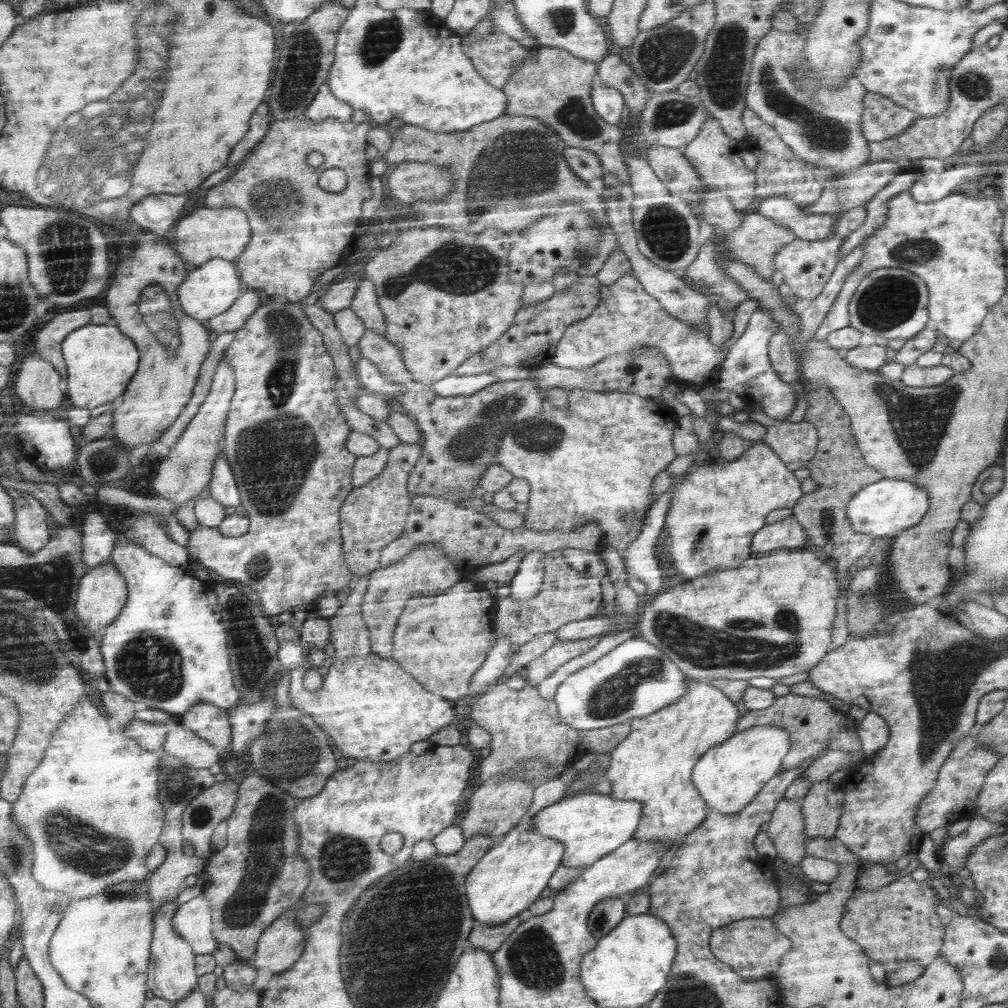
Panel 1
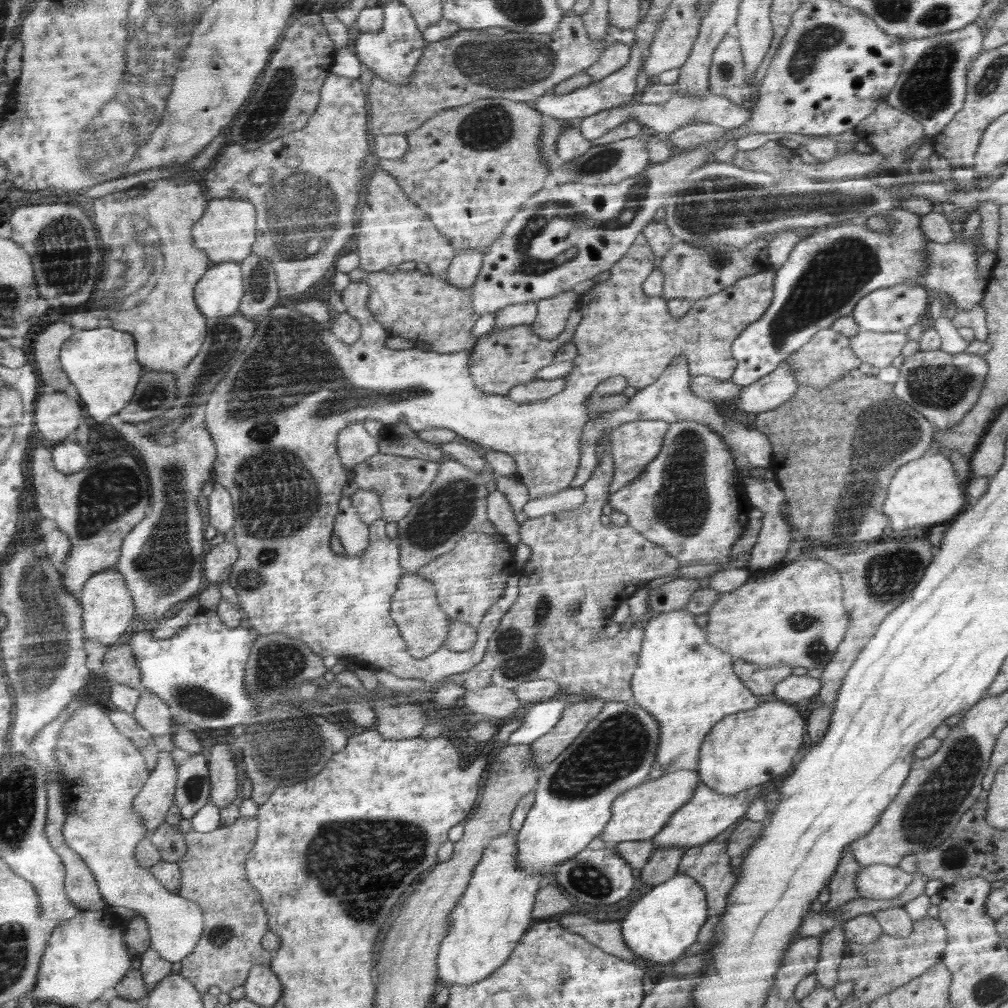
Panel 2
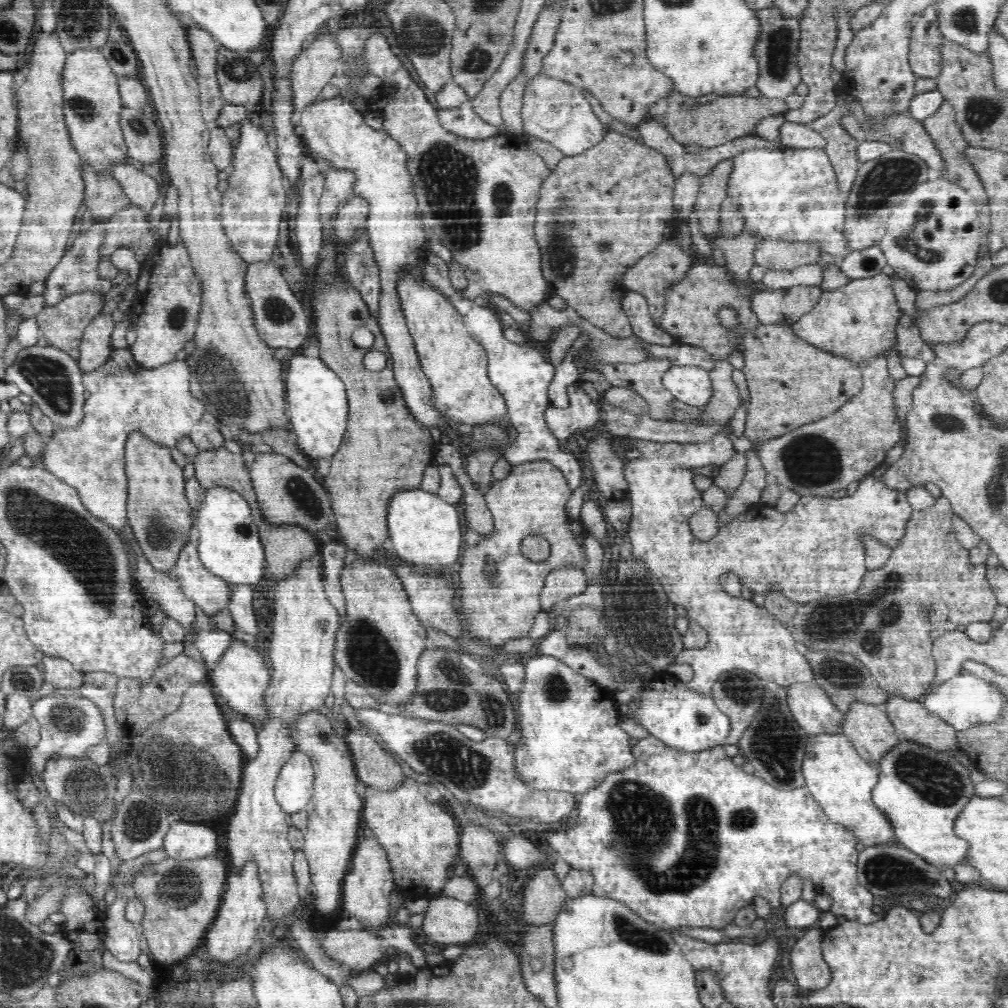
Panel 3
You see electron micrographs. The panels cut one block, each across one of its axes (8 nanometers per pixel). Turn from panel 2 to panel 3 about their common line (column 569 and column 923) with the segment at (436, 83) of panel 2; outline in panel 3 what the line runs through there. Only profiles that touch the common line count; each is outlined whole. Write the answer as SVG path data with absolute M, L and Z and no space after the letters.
M927 6L914 22L910 32L910 46L908 46L908 62L916 78L934 78L942 72L942 53L945 38L942 36L939 26L936 24L935 9Z

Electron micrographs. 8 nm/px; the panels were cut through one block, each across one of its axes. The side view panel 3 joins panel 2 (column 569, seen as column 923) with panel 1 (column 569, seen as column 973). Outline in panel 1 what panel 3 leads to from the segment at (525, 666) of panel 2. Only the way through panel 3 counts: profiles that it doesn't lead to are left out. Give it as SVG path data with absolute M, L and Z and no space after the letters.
M554 550L554 551L545 553L544 578L542 581L542 587L540 587L540 591L538 591L538 593L536 593L536 595L534 595L532 599L528 599L526 601L516 601L516 599L512 599L512 597L510 596L506 598L498 599L498 609L496 609L496 620L495 620L496 631L495 632L497 635L501 635L502 637L507 637L507 640L510 642L510 651L512 654L512 659L513 659L513 655L515 655L519 651L519 648L521 646L524 646L524 644L530 642L530 640L532 640L534 636L545 635L546 632L556 632L558 631L558 628L564 627L565 625L568 625L572 622L576 622L576 620L588 619L590 618L590 616L594 616L594 614L598 612L598 606L600 606L600 602L602 602L602 600L600 600L600 588L592 588L592 586L594 586L594 584L596 584L598 580L592 580L592 578L588 578L588 580L586 580L586 584L582 584L582 582L584 582L584 580L580 580L580 572L576 572L574 568L570 568L570 563L564 560L564 556L562 556L562 551Z

